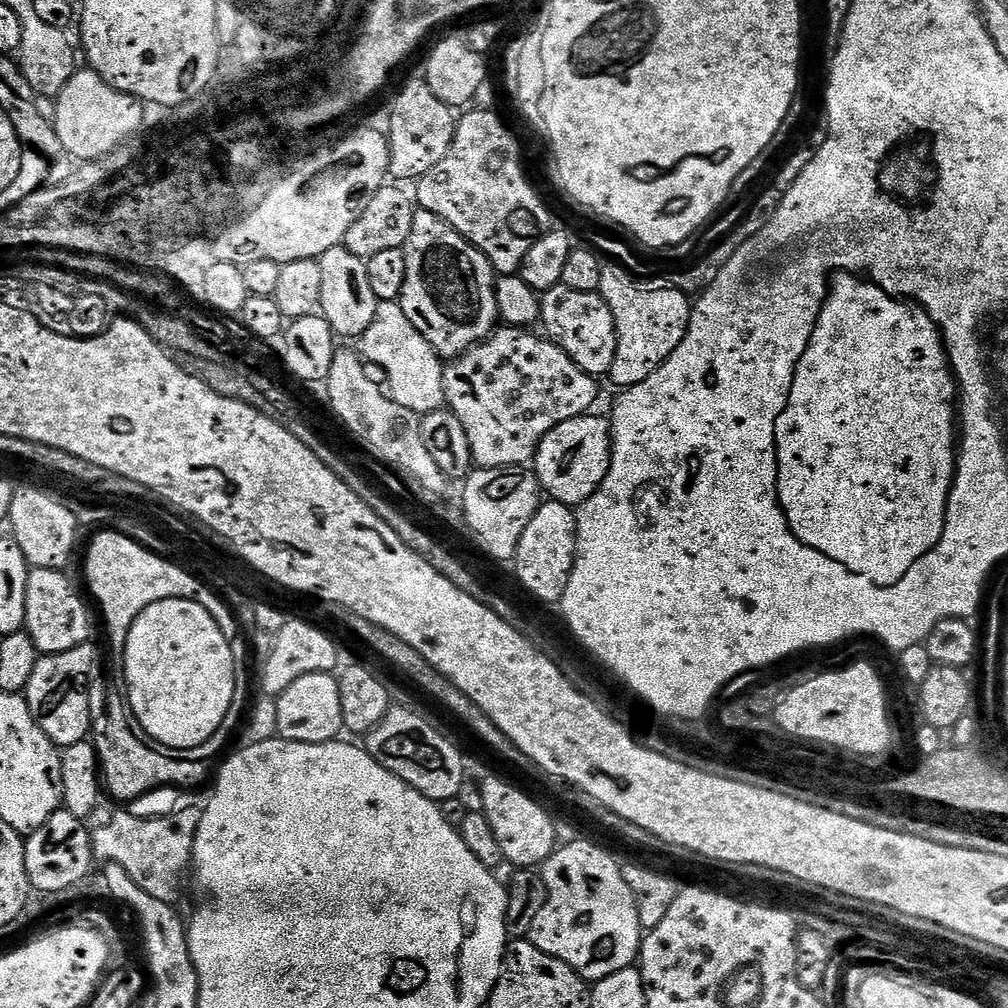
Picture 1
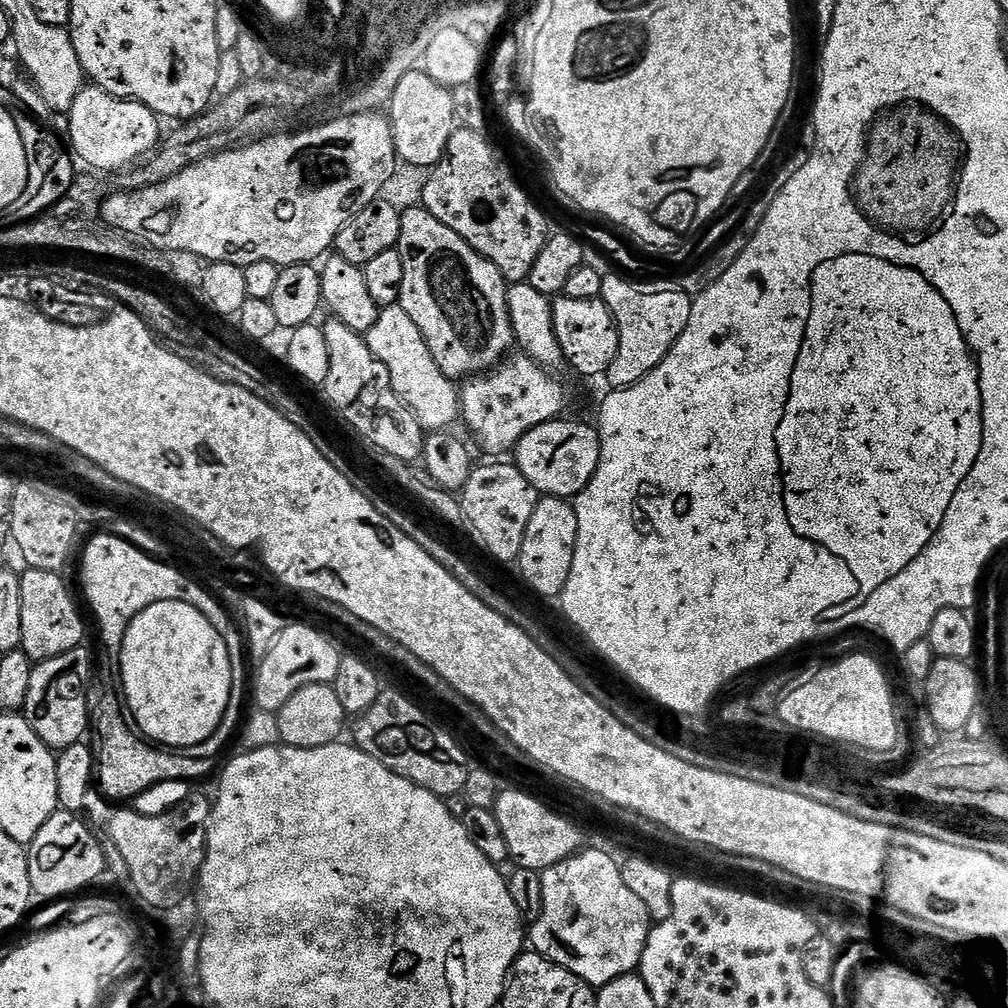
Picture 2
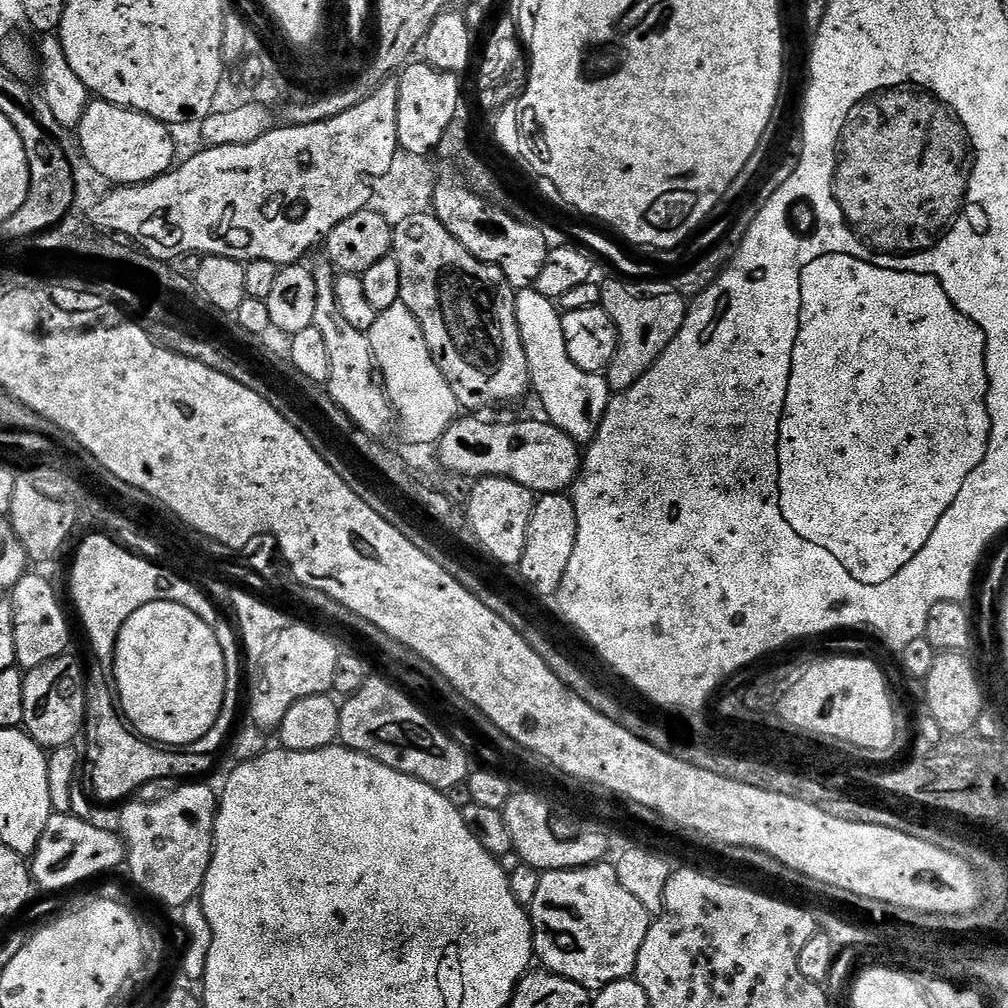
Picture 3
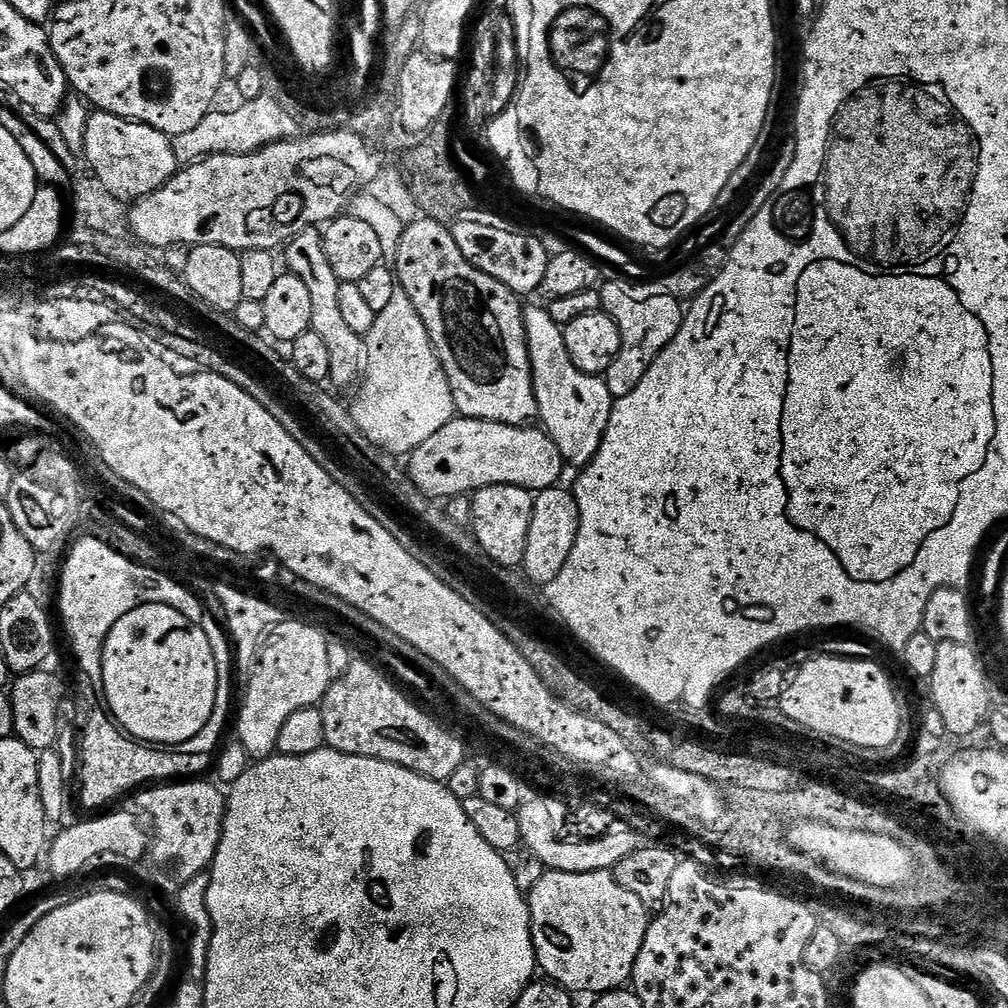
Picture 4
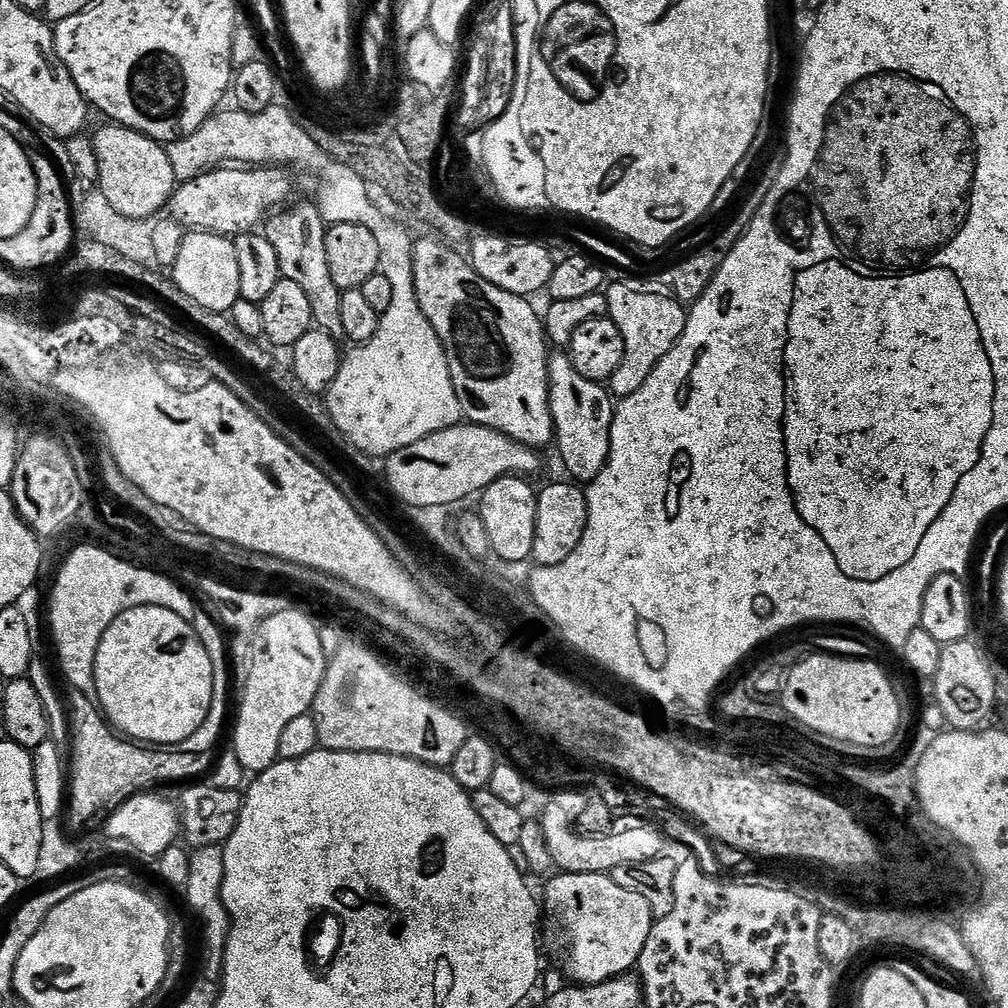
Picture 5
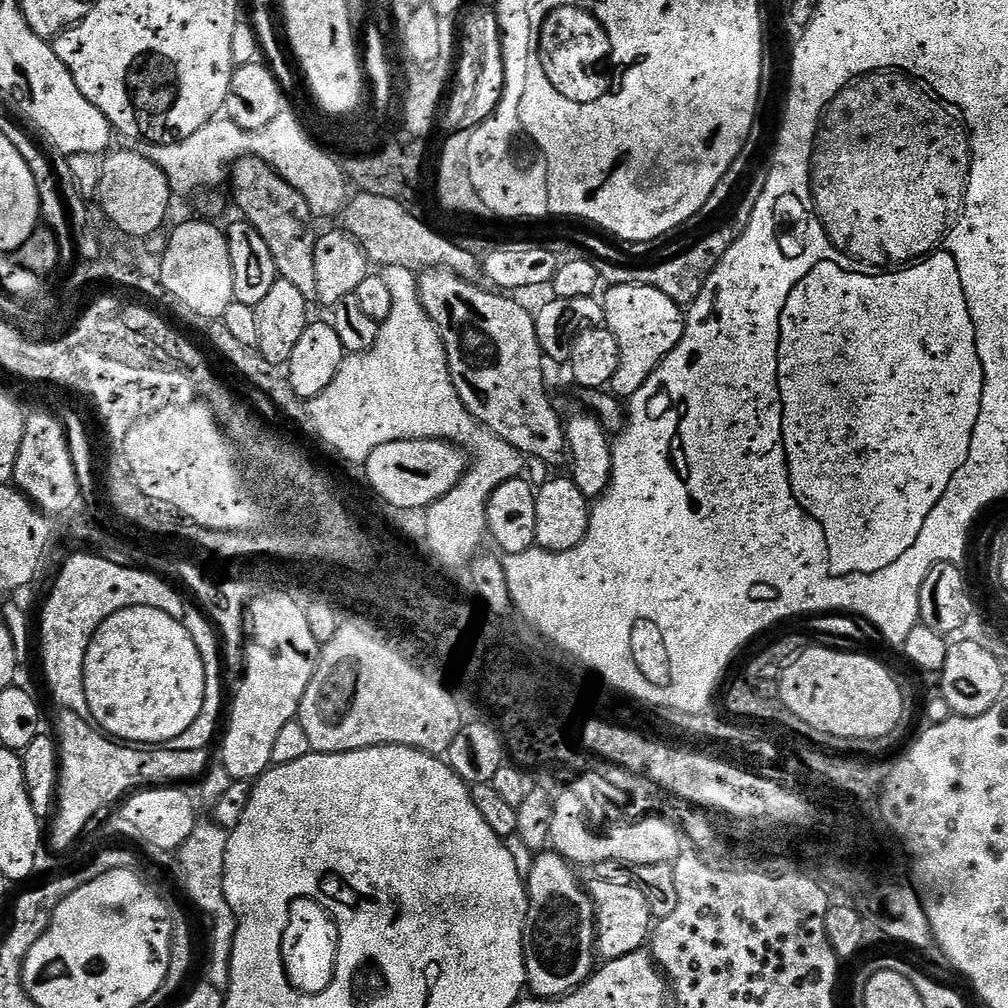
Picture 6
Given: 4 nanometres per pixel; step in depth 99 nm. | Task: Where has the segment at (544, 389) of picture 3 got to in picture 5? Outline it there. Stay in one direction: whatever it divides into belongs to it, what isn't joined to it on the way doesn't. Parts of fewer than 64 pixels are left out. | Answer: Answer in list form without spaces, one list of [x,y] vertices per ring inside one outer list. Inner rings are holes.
[[[556,354],[548,362],[548,401],[550,414],[556,427],[554,448],[560,451],[560,460],[573,481],[587,486],[606,466],[610,454],[610,430],[614,400],[601,381],[582,378],[574,370],[572,359]]]

